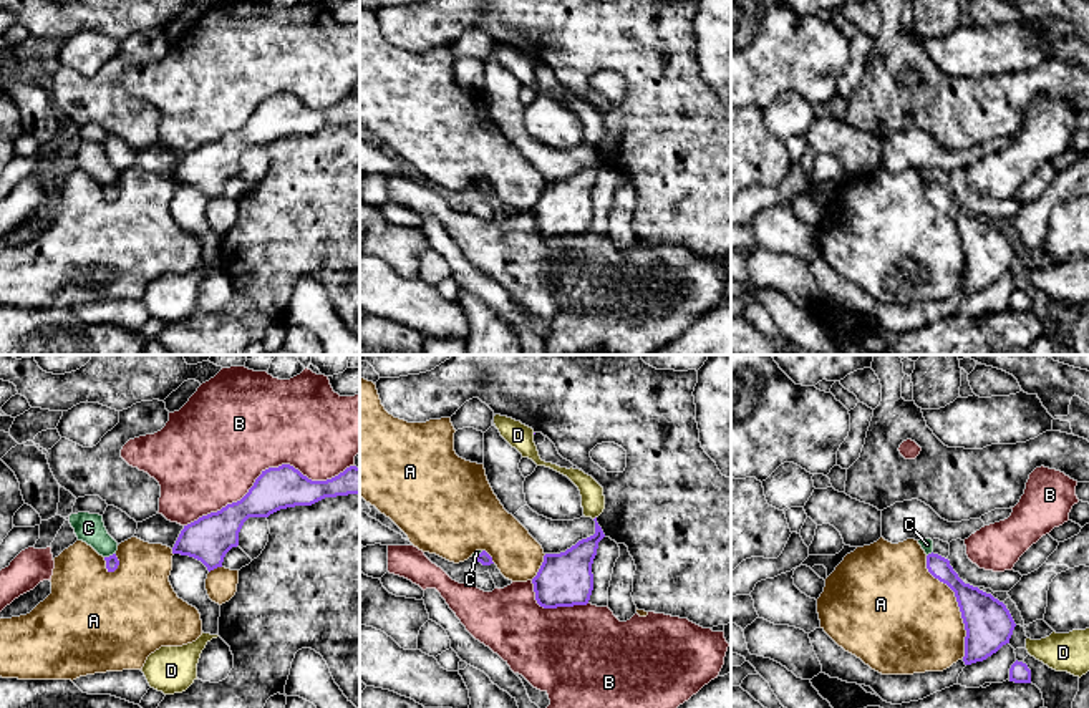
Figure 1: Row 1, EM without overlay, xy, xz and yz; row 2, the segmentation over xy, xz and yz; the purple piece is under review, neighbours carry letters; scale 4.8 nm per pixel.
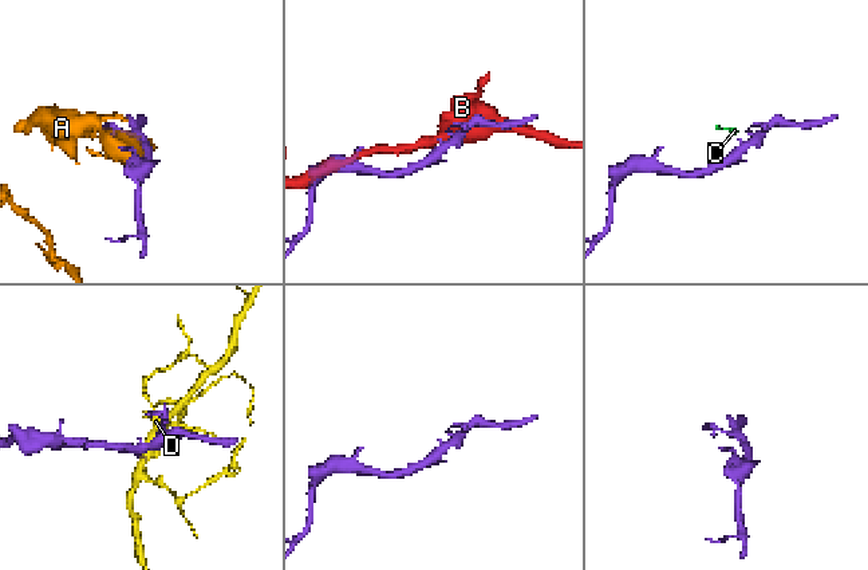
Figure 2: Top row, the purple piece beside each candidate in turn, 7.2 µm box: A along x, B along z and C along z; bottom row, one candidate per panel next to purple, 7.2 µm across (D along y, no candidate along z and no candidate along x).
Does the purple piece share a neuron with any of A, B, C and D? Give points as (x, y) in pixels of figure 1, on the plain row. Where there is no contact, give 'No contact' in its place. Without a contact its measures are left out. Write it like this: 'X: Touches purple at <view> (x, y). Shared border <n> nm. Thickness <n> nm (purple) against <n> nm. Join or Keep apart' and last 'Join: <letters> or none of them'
A: Touches purple at yz (958, 234). Shared border 550 nm. Thickness 240 nm (purple) against 500 nm. Keep apart
B: Touches purple at xy (269, 96). Shared border 850 nm. Thickness 200 nm (purple) against 500 nm. Keep apart
C: Touches purple at xy (110, 184). Shared border 60 nm. Thickness 60 nm (purple) against 140 nm. Keep apart
D: No contact. Keep apart
Join: none of them

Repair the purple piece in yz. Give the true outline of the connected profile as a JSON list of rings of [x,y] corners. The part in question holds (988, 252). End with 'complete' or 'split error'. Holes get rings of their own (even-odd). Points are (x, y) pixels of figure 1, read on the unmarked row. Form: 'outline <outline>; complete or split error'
outline [[[938,182],[927,184],[927,197],[955,221],[966,259],[965,293],[983,290],[1009,272],[1016,252],[1003,230],[965,212],[950,189]]]; complete

